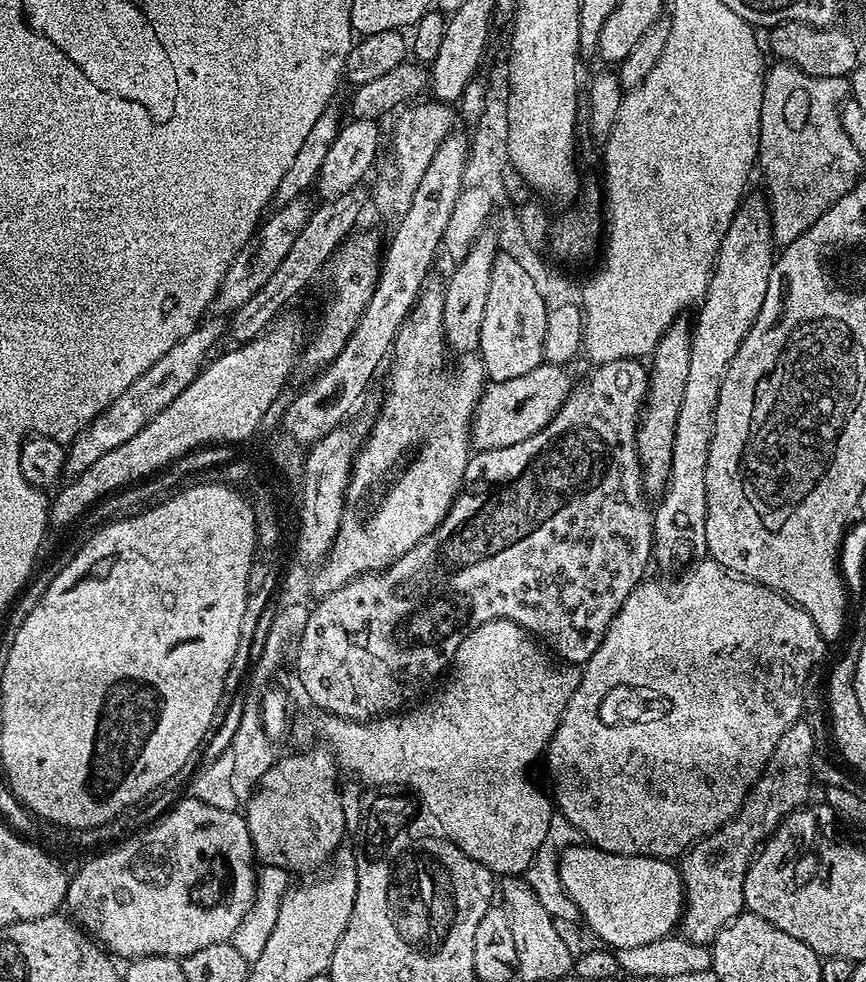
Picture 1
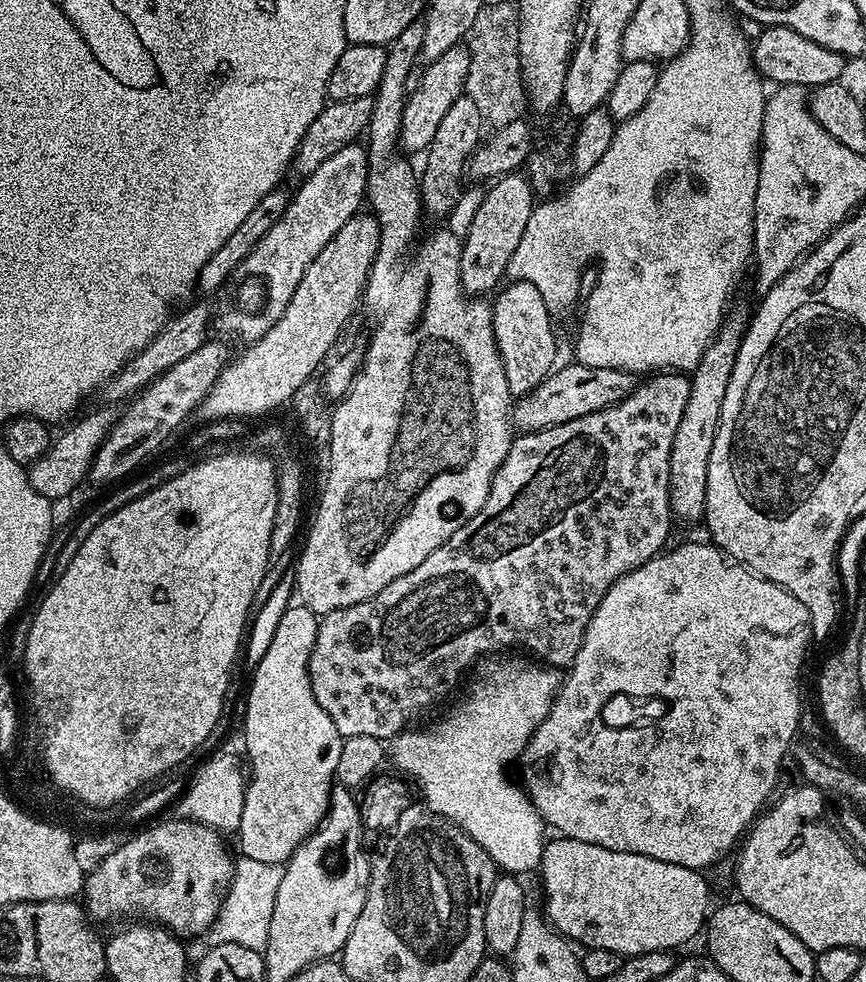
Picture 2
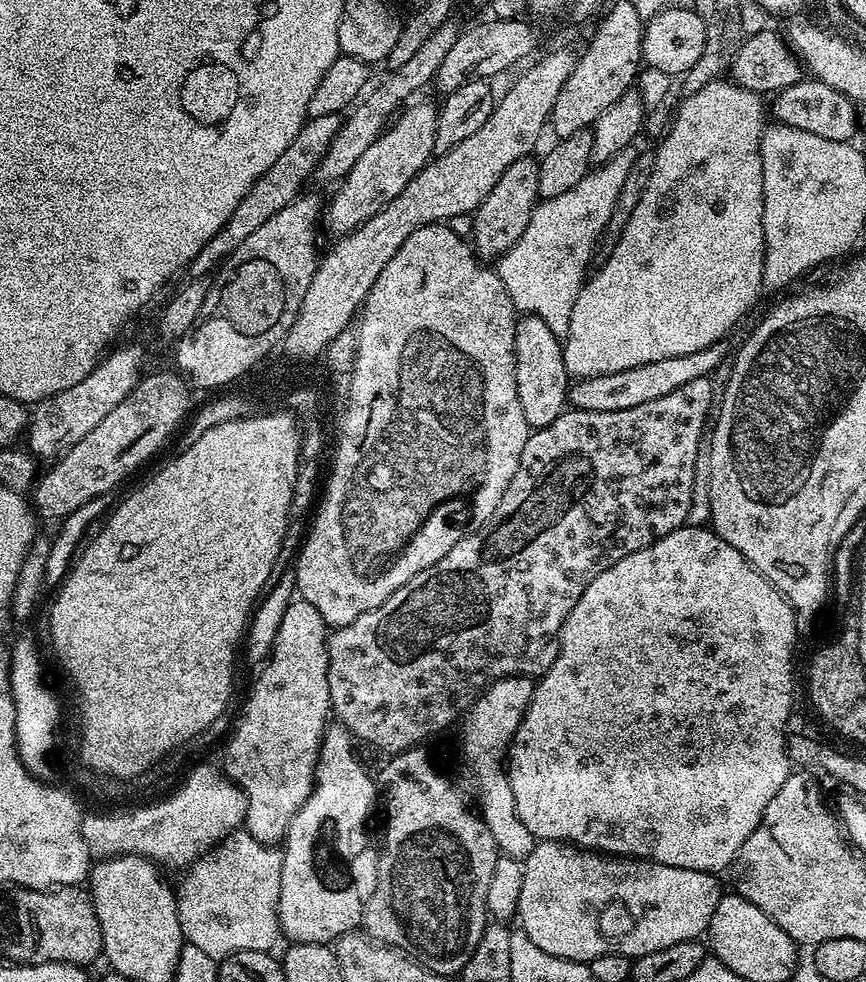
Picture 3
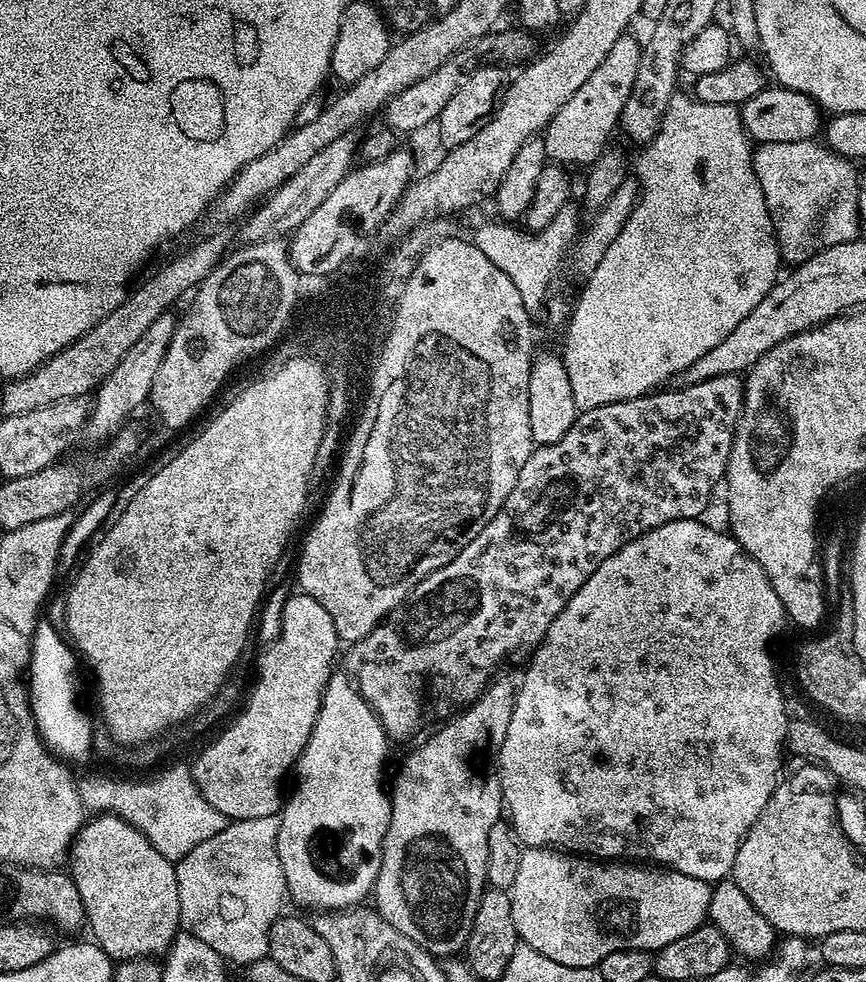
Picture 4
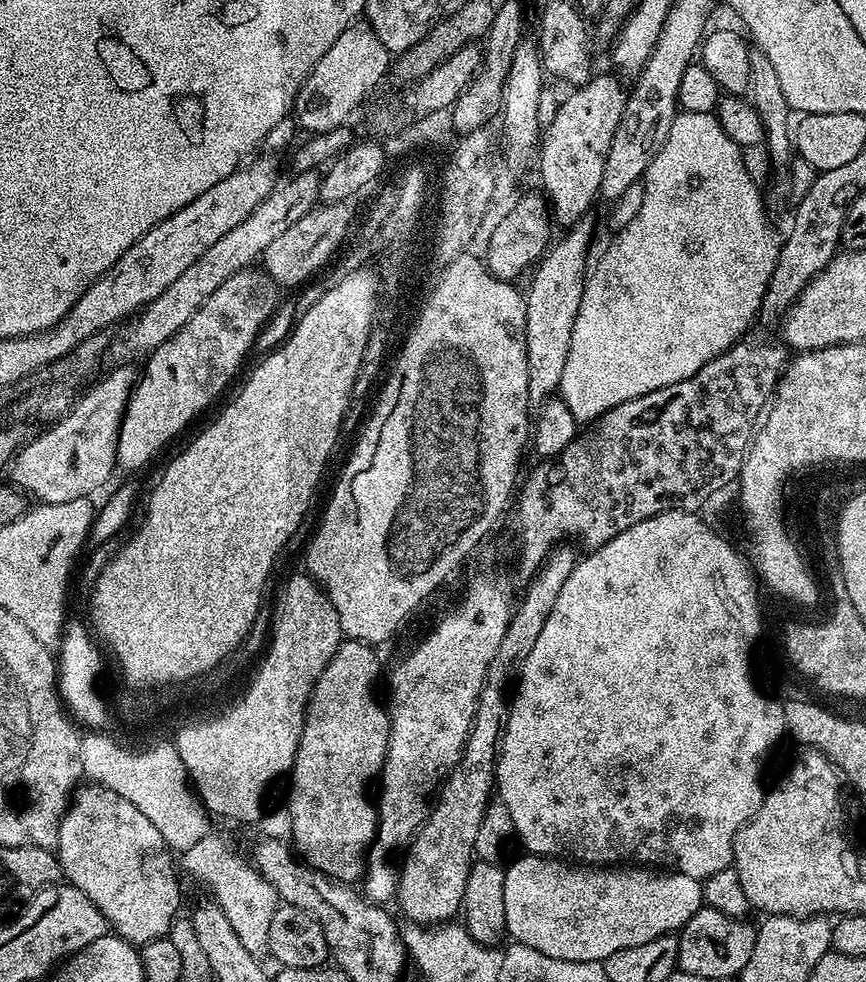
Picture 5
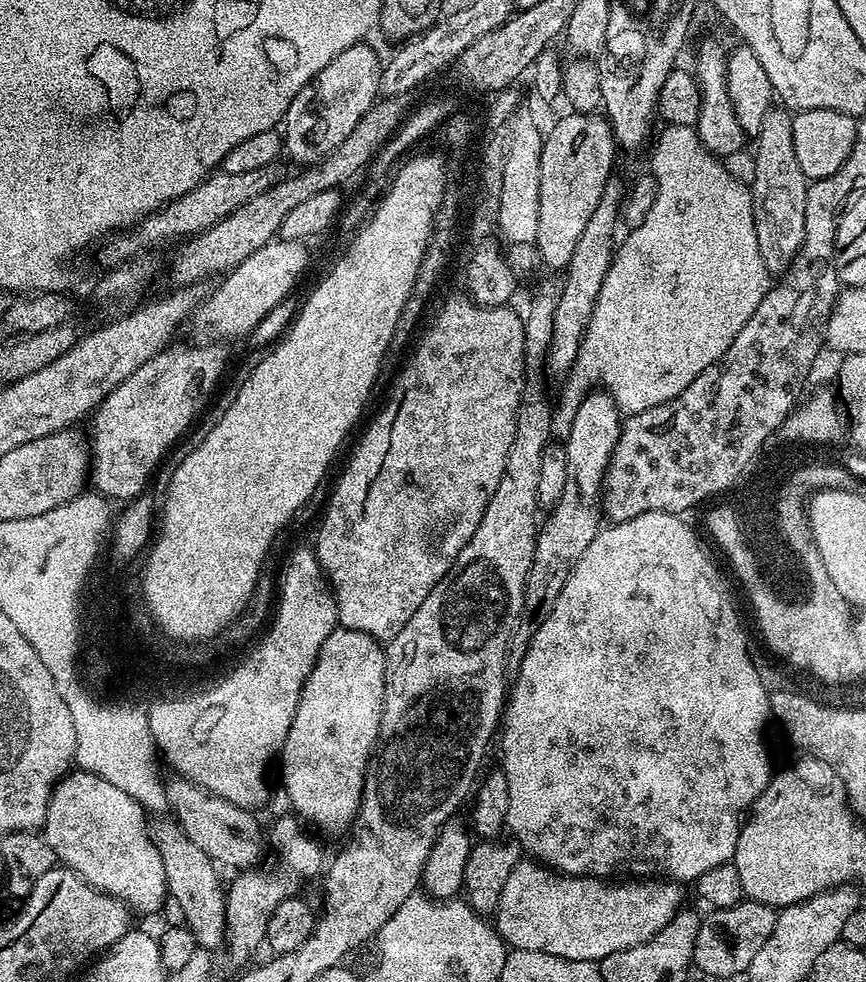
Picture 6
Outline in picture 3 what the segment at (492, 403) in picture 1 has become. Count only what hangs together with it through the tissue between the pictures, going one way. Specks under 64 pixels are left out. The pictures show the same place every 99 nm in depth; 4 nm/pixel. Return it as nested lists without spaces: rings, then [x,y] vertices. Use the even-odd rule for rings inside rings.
[[[721,342],[706,346],[706,350],[696,350],[694,354],[682,354],[678,358],[662,358],[662,362],[646,362],[642,366],[634,366],[630,370],[618,370],[601,376],[586,376],[577,379],[568,389],[568,404],[581,412],[605,412],[606,410],[630,410],[630,406],[642,406],[642,402],[654,402],[654,398],[662,398],[672,393],[686,382],[694,382],[694,378],[711,377],[712,371],[728,356],[727,343]]]

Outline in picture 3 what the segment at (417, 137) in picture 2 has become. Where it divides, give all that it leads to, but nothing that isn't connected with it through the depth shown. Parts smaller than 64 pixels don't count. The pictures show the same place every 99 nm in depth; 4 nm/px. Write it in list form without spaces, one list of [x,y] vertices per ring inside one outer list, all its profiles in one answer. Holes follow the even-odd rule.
[[[412,102],[407,105],[389,123],[384,132],[376,141],[374,146],[354,162],[344,179],[339,181],[336,193],[332,201],[326,204],[326,224],[333,232],[333,237],[345,236],[352,232],[362,222],[366,222],[378,214],[391,200],[398,198],[402,190],[418,173],[424,169],[433,159],[436,152],[436,131],[438,130],[438,108],[432,104],[416,104]]]

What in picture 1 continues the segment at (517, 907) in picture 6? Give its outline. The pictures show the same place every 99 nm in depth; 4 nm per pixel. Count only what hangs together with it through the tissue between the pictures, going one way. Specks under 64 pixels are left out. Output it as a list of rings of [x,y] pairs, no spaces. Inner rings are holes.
[[[581,842],[560,854],[566,894],[580,911],[580,920],[611,949],[646,946],[677,931],[684,890],[679,867],[659,856],[623,856]]]

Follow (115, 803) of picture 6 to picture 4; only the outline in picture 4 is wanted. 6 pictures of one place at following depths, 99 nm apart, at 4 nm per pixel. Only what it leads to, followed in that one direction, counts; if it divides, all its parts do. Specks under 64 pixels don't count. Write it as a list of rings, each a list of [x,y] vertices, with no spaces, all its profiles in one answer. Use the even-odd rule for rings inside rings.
[[[96,814],[91,817],[76,833],[75,840],[72,841],[70,849],[70,861],[72,860],[72,868],[70,867],[70,875],[74,886],[78,886],[78,894],[84,903],[84,918],[87,927],[92,927],[91,939],[99,944],[100,948],[107,956],[111,956],[113,961],[121,960],[137,960],[143,956],[149,958],[159,957],[167,952],[171,946],[171,942],[176,936],[180,928],[180,903],[178,902],[178,878],[176,877],[176,866],[173,861],[166,859],[162,854],[154,848],[150,841],[145,838],[142,833],[137,830],[134,825],[127,824],[122,817],[111,814]]]

